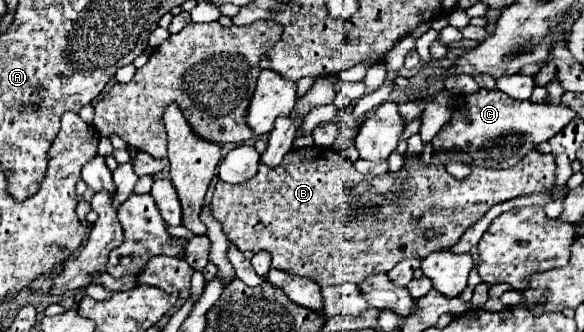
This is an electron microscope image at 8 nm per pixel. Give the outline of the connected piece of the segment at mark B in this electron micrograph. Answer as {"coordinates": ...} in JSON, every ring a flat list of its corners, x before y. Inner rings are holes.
{"coordinates":[[311,146,291,150,279,168,259,164,259,172,243,184,219,180,211,208,213,216,223,224,227,238,241,252,265,250,271,254,271,268,311,278,323,288,343,282,359,284,373,272,389,272,405,258,423,260,439,248,451,248,491,206,517,196,551,190,553,174,553,156,537,150,531,150,509,170,471,168,471,174,463,180,453,178,435,156,431,164,423,164,423,160,415,156,407,158,397,174,385,174,373,180,373,190,379,196,377,202,393,208,393,214,387,214,387,218,359,214,351,220,337,220,333,194,339,192,341,184,361,184,363,178,335,148],[387,228,389,244,383,244,381,240],[429,228,439,232,435,240,423,236]]}

